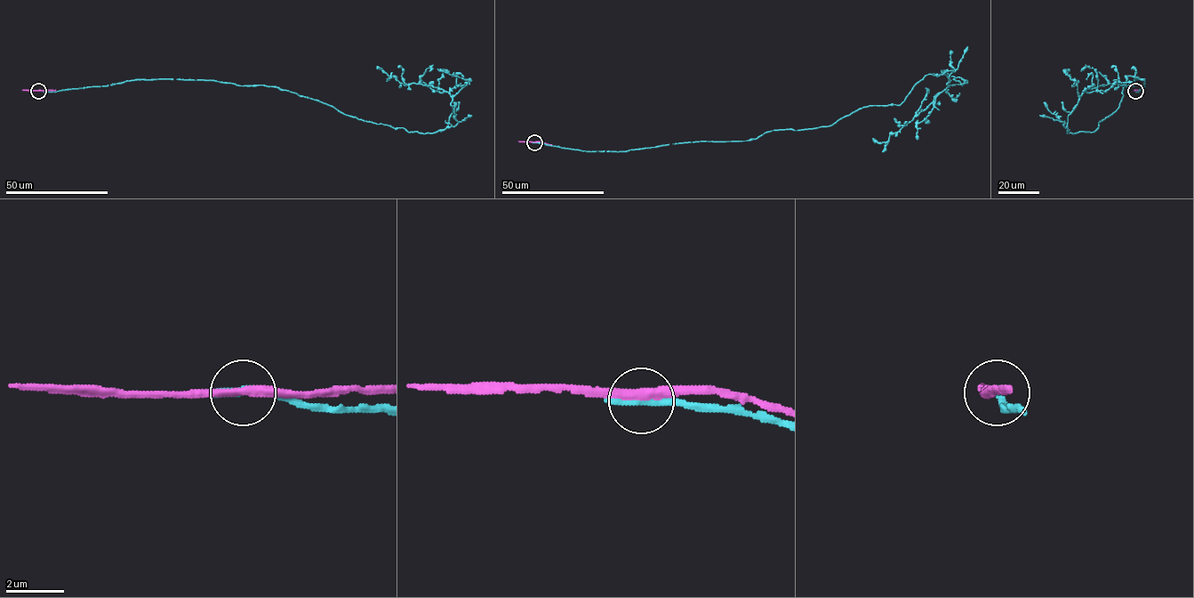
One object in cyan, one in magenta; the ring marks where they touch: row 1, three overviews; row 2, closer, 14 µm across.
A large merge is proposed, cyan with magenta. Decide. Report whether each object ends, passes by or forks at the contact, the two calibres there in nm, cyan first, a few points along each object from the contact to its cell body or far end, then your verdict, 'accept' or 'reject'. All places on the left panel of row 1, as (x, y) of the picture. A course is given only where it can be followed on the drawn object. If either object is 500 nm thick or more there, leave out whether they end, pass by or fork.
cyan ends there; magenta passes by; 360 nm thick on the cyan side, 300 nm on the other; cyan runs (38, 90), (214, 80), (275, 86), (410, 132), (447, 125), (447, 92), (404, 85), (377, 68); magenta runs (38, 90), (55, 90); reject

